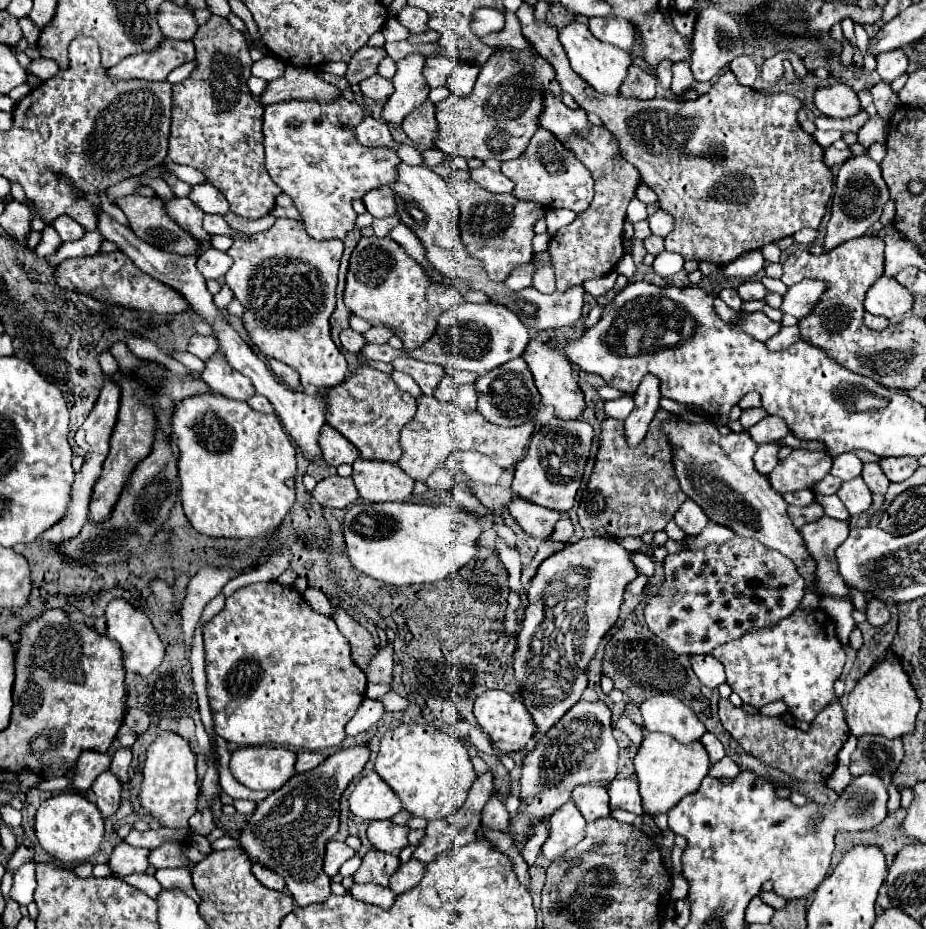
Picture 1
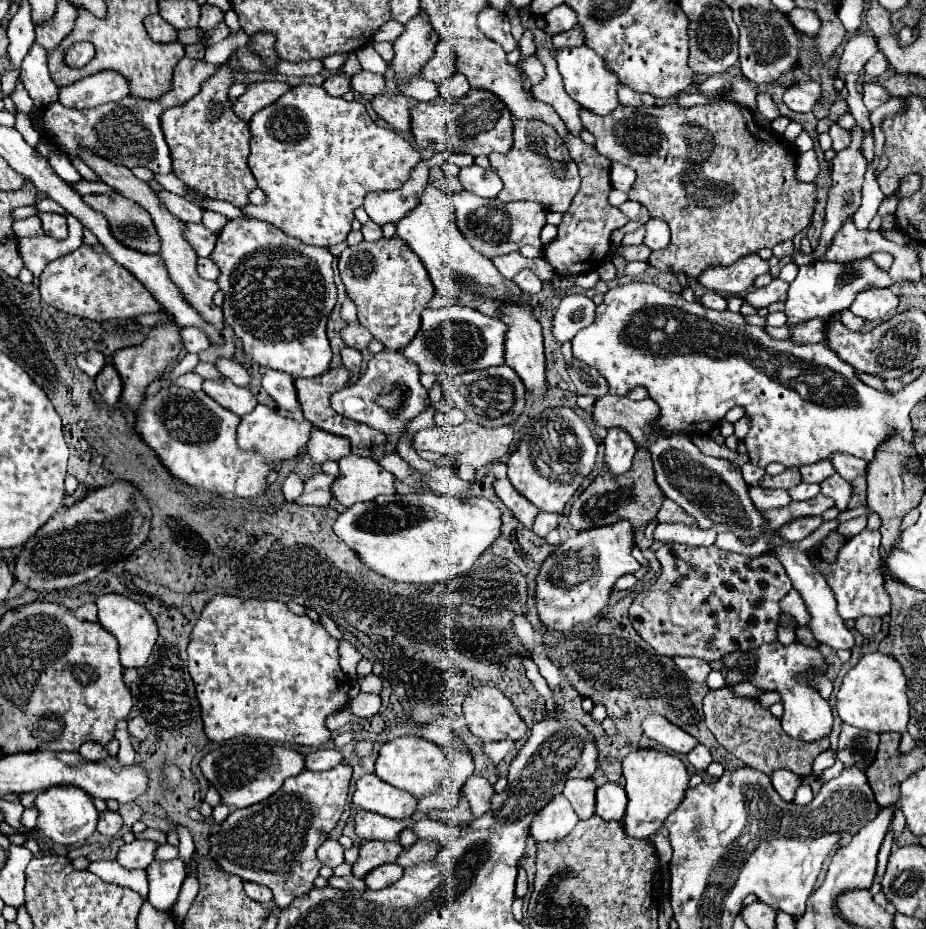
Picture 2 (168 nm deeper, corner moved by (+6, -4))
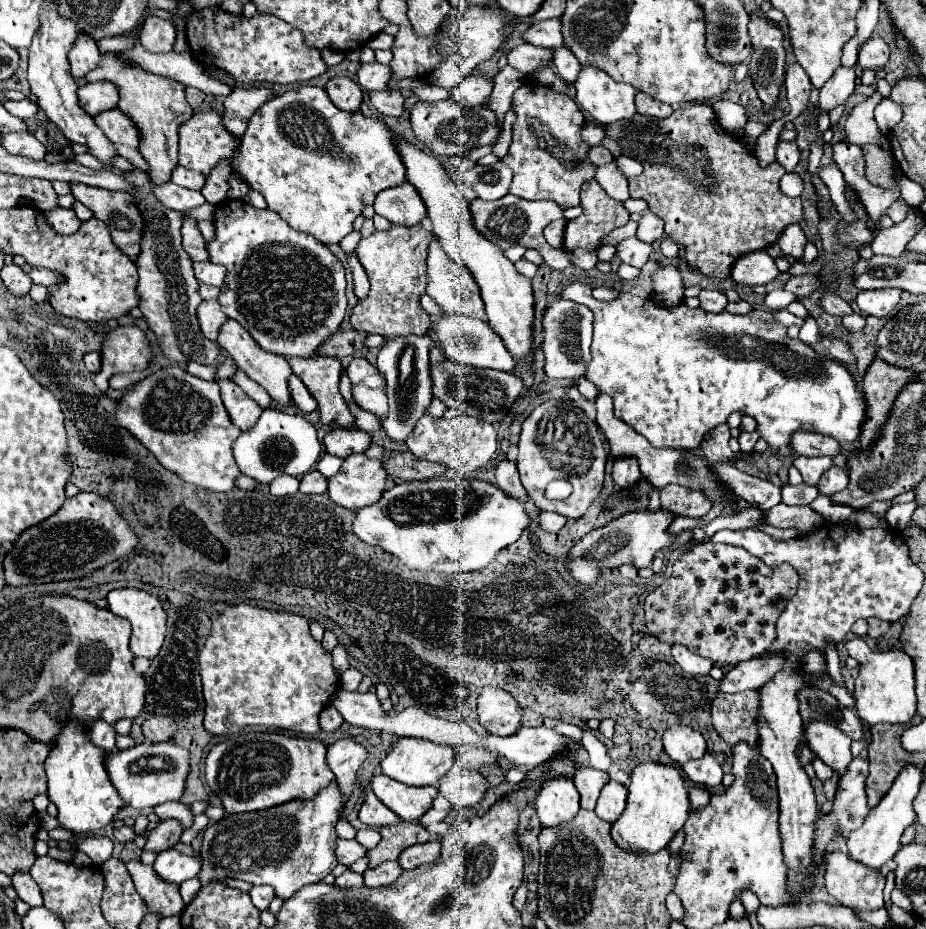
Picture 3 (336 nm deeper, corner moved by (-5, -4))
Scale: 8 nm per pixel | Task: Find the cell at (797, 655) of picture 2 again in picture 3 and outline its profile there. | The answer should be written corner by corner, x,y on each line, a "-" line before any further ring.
811,720
805,730
807,746
811,752
821,758
839,778
847,772
851,756
851,740
833,724

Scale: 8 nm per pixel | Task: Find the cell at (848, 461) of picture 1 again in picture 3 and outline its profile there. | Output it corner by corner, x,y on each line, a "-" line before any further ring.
797,456
793,460
793,466
801,472
803,482
807,482
807,484
817,484
819,476
827,468
831,468
831,464
833,464
833,460
827,456

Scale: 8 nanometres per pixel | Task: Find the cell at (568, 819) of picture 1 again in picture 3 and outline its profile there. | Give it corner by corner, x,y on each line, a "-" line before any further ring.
571,778
545,780
535,798
535,810
543,826
557,826
573,820
579,812
579,792

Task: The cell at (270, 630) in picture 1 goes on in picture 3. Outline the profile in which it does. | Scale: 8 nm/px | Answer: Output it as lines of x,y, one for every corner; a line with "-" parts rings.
249,604
229,606
211,628
199,652
199,674
205,696
203,726
215,736
235,734
243,726
265,726
317,734
319,712
339,690
331,654
309,634
303,616
271,612

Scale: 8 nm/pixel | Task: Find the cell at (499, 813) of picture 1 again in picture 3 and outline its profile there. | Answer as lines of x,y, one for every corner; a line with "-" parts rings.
461,770
459,774
449,772
439,780
439,794
457,808
473,808
485,798
485,778
475,770

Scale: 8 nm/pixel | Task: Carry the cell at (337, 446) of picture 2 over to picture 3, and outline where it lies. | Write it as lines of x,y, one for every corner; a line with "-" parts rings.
335,428
323,438
327,454
347,458
357,452
365,452
371,446
371,434
359,428

